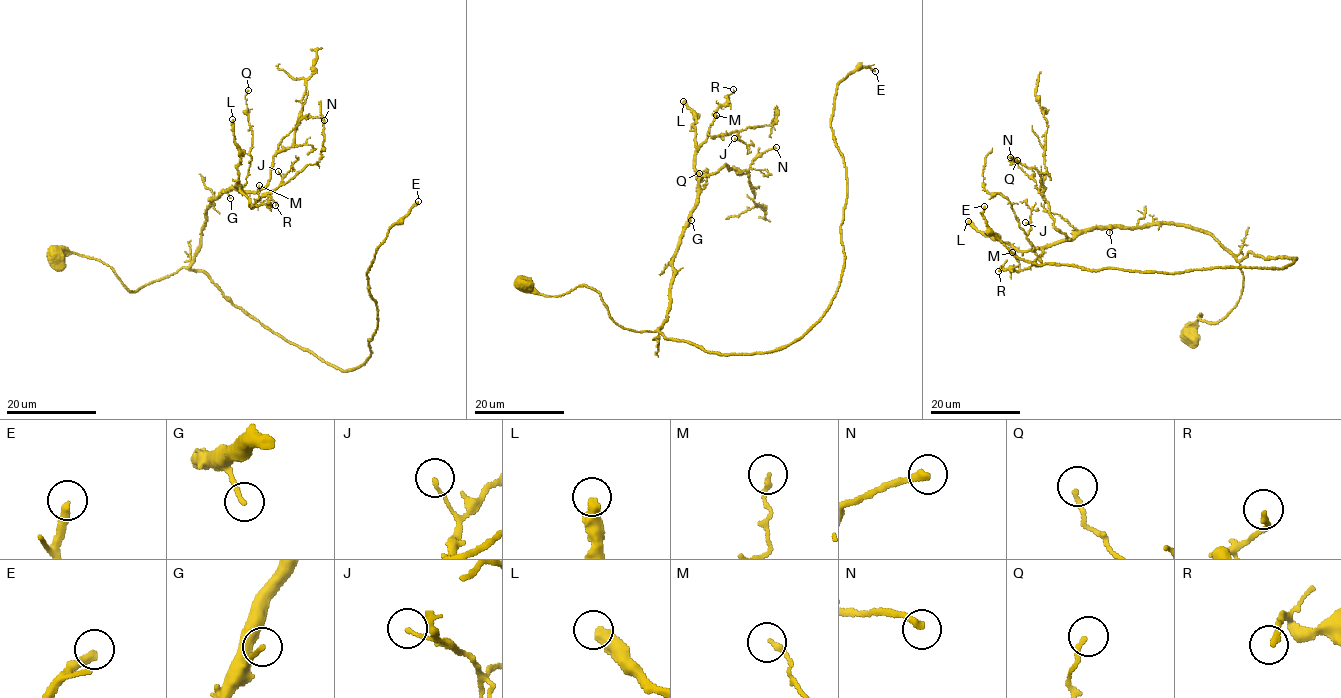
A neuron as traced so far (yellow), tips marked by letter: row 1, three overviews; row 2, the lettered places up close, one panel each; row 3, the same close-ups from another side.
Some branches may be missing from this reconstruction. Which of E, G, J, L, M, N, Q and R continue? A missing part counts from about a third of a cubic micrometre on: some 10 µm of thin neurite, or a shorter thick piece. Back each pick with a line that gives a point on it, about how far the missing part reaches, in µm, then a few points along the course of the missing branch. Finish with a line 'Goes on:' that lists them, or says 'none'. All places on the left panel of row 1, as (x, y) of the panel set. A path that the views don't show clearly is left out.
E: place (418, 201); missing 110 µm; course (418, 201), (433, 171), (432, 139), (443, 127), (450, 73), (435, 29), (356, 13), (284, 41), (267, 64)
L: place (232, 119); missing 40 µm
Goes on: E, L

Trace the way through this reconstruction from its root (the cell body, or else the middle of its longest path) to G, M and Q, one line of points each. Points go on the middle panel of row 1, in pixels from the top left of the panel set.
G: (523, 281), (551, 295), (582, 284), (599, 294), (618, 325), (654, 331), (668, 315), (673, 259), (691, 220)
M: (523, 281), (551, 295), (582, 284), (618, 325), (662, 326), (697, 199), (696, 154), (716, 115)
Q: (523, 281), (551, 295), (582, 284), (618, 325), (654, 331), (668, 315), (673, 259), (707, 179), (699, 173)

